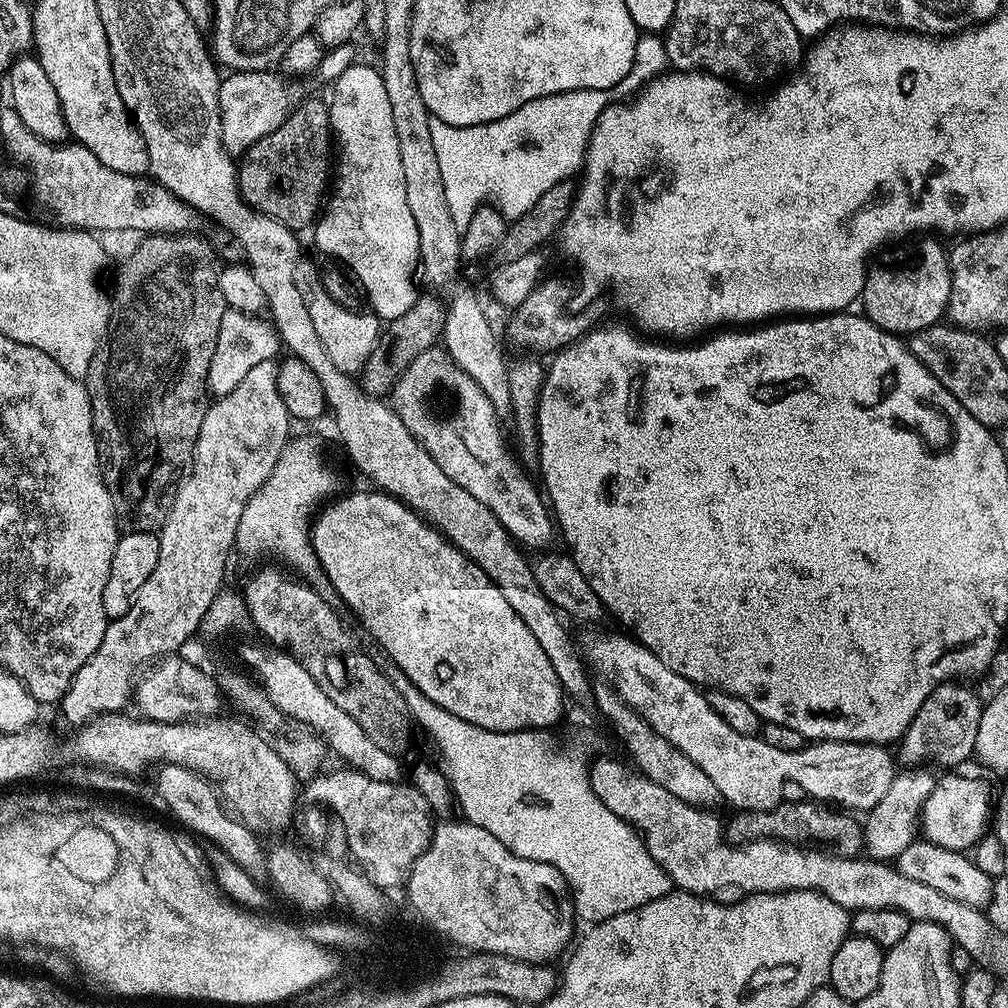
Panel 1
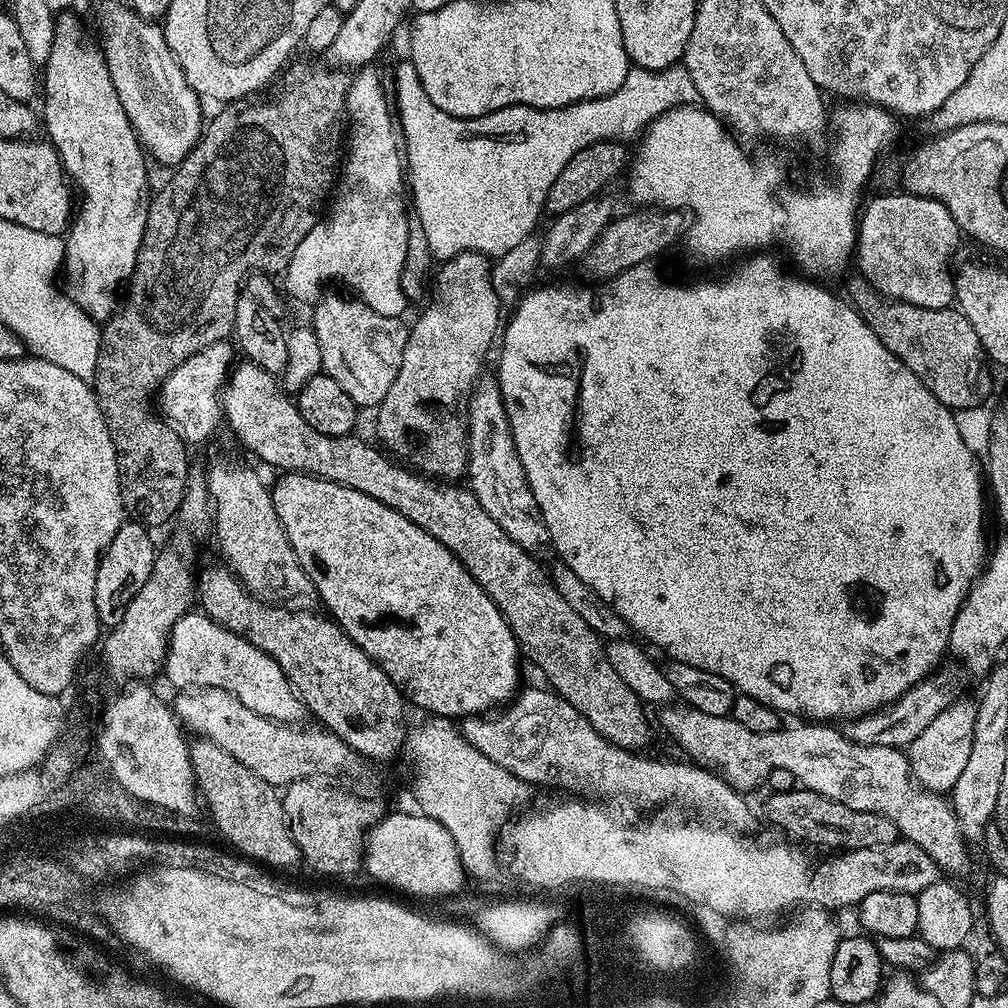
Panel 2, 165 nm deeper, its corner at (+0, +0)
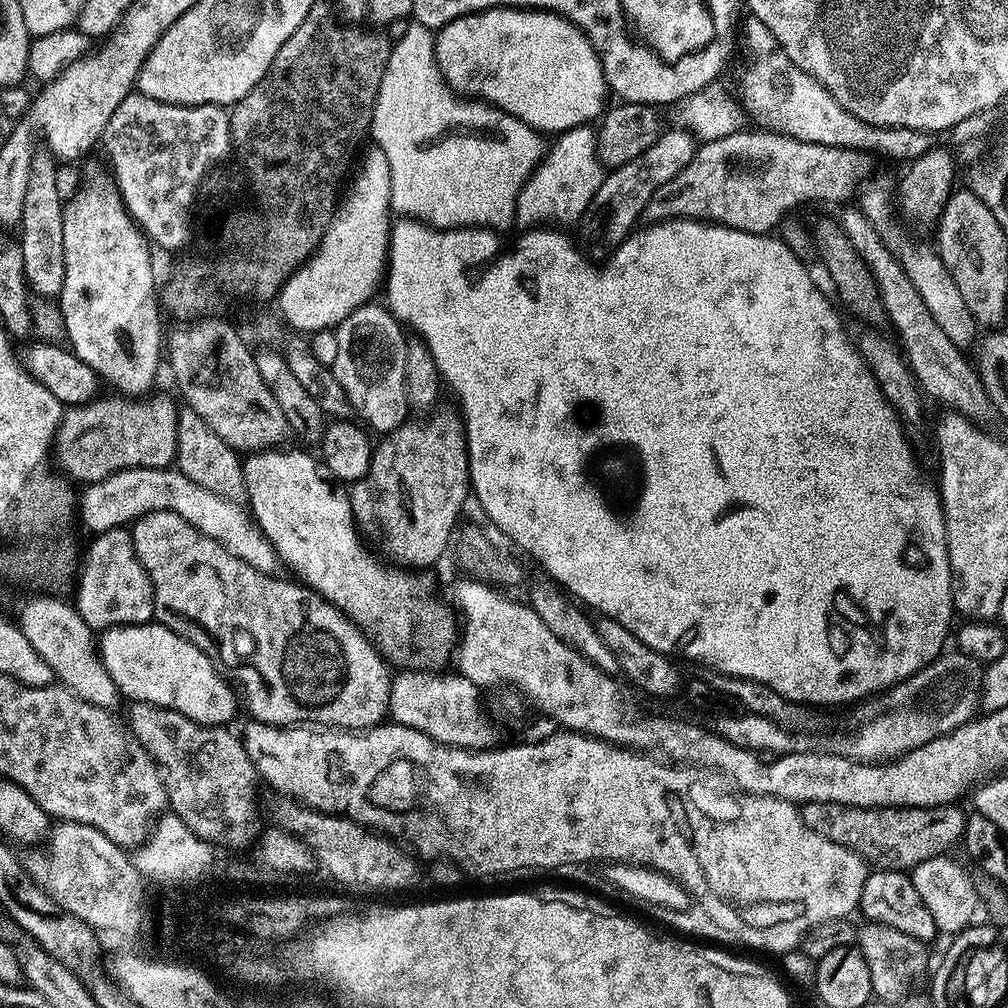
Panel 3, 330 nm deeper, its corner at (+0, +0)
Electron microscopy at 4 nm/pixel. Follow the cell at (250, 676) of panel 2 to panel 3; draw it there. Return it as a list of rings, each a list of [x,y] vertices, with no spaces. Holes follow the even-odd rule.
[[[156,620],[146,624],[131,624],[122,627],[105,629],[100,638],[101,656],[107,672],[111,674],[121,695],[130,697],[137,703],[151,704],[152,707],[172,709],[202,725],[221,727],[227,725],[238,706],[234,694],[235,687],[223,679],[219,679],[212,666],[211,656],[200,650],[192,641],[178,635],[166,625]]]

